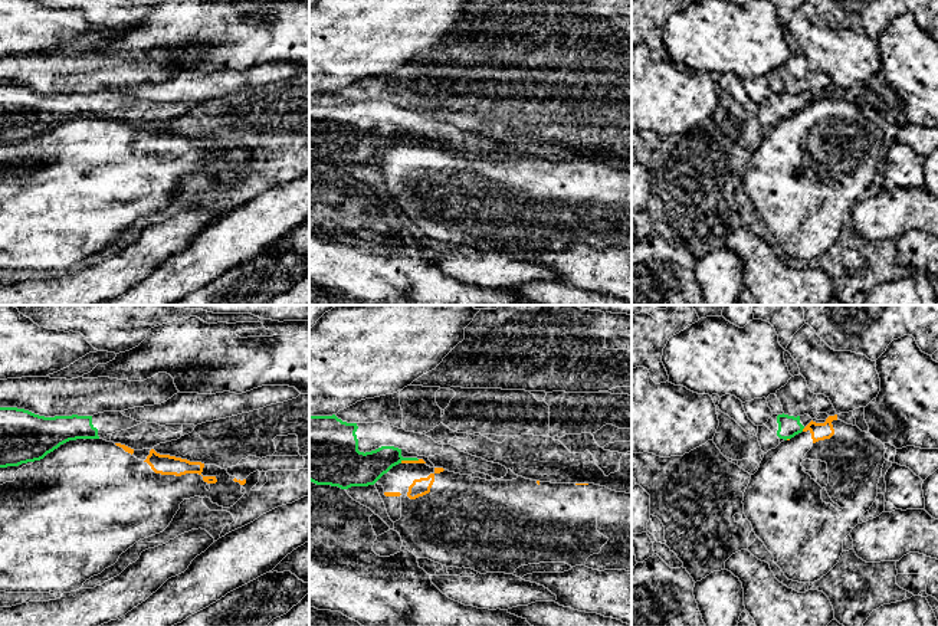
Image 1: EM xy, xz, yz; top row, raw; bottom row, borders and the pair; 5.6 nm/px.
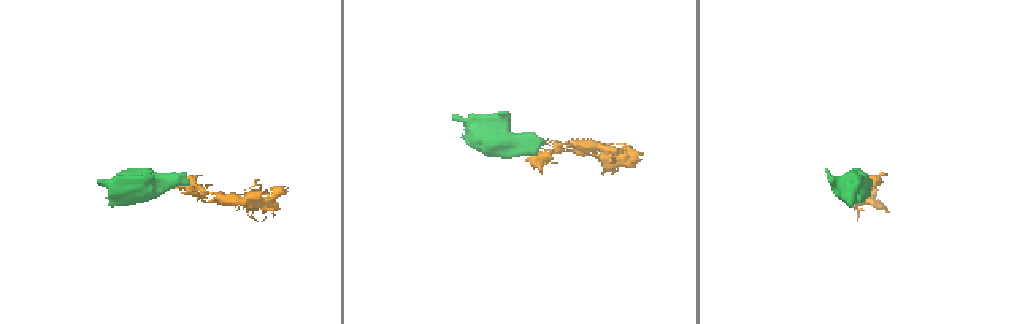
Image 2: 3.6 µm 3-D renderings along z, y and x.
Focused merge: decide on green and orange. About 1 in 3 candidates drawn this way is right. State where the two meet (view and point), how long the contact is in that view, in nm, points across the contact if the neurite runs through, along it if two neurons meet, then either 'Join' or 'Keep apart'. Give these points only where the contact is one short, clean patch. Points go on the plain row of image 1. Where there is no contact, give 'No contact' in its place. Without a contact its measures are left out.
Touches green at xz (409, 137). Shared border 110 nm. Boundary: xz (419, 137), (403, 137), (400, 140). Keep apart

